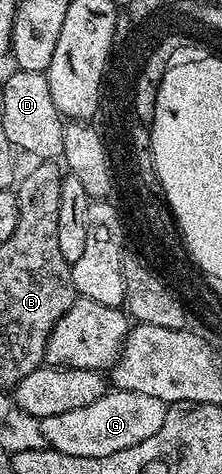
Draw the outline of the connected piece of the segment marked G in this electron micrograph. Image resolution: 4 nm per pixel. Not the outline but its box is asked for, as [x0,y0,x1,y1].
[41,388,167,456]

